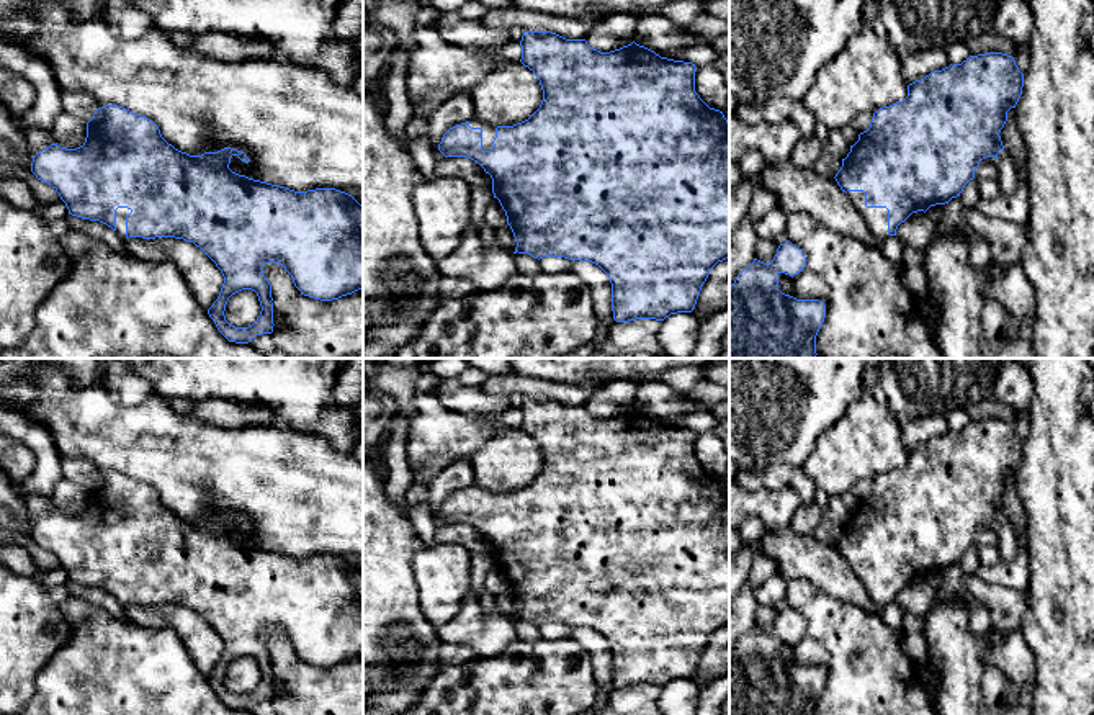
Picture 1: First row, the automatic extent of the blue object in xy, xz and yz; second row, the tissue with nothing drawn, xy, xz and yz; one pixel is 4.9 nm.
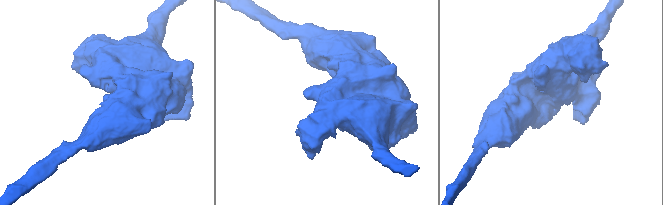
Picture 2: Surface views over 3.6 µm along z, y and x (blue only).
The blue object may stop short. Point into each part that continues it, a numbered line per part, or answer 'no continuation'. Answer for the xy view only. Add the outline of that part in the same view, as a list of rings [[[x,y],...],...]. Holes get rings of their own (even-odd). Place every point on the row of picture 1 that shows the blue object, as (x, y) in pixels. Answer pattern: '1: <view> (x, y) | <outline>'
1: xy (121, 213) | [[[128,208],[116,209],[116,234],[124,241],[128,239],[126,237],[126,216],[129,213],[131,213],[131,209],[128,209]]]

